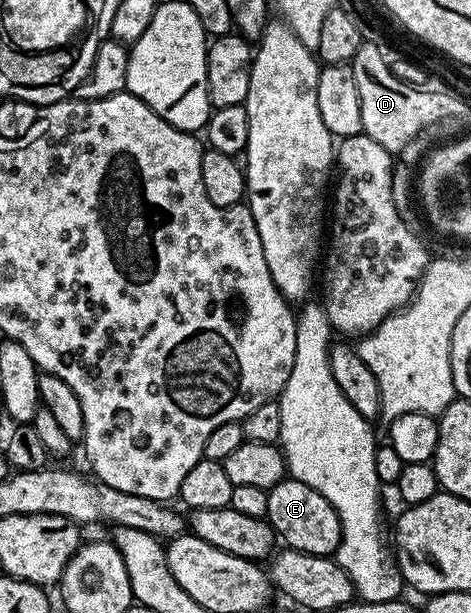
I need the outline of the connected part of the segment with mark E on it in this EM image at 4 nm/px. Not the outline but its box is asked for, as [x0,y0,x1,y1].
[266,476,341,557]

